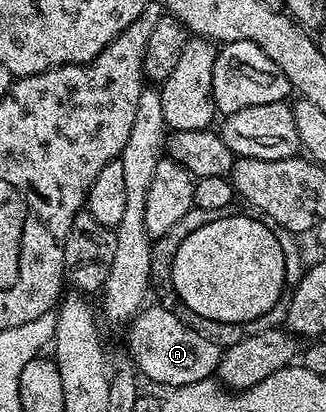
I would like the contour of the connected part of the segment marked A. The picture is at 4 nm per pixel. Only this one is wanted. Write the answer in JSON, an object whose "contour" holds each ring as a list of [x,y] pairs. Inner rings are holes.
{"contour":[[[149,307],[139,311],[128,323],[133,366],[152,382],[167,383],[170,389],[211,378],[218,370],[223,348],[208,341],[208,337],[200,337],[194,326],[185,323],[180,316],[173,315],[168,308]]]}

